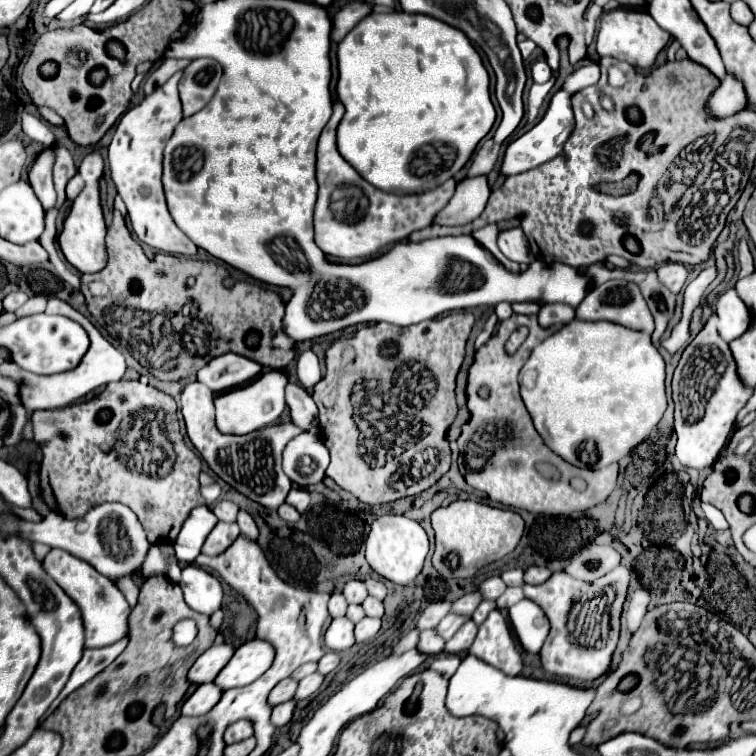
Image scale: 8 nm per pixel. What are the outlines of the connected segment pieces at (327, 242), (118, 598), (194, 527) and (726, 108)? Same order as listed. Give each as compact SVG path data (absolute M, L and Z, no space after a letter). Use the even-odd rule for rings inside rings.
M336 97L332 103L332 117L322 129L318 141L318 163L316 163L316 177L318 177L318 203L314 209L314 241L316 245L330 257L338 259L368 259L376 255L386 245L408 237L412 231L424 229L432 223L432 219L448 205L454 195L456 181L448 179L440 187L418 193L418 195L396 195L386 193L366 179L358 175L354 167L346 163L336 147L336 127L344 115L344 105ZM416 217L416 225L414 223Z
M52 549L44 557L42 565L44 565L46 573L56 579L56 583L66 591L68 597L72 597L72 601L82 611L82 621L84 621L84 629L86 629L86 647L104 647L104 645L110 645L110 643L122 639L128 633L126 619L128 619L130 609L128 609L124 595L112 581L102 577L92 565L88 565L86 561L70 555L68 551L62 551L62 549Z
M196 507L188 519L184 521L176 541L174 541L174 549L176 549L176 557L182 563L194 563L196 555L200 553L200 549L204 544L204 539L216 525L216 515L206 507Z
M726 75L722 85L710 95L710 109L714 117L726 117L732 113L738 113L746 107L746 93L740 81L732 79L732 75Z

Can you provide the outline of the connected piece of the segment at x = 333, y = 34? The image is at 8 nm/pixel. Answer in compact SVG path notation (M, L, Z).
M352 1L348 5L344 5L332 19L332 31L330 31L330 39L334 43L340 43L344 39L344 35L348 35L348 31L352 31L352 27L364 19L366 15L372 13L372 5L364 3L364 1Z

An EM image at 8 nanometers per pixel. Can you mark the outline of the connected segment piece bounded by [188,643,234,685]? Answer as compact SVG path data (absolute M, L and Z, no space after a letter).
M222 643L222 645L212 645L208 651L204 651L196 663L192 665L190 673L188 673L188 679L192 683L210 683L216 679L216 675L226 667L226 663L232 659L234 655L234 647L228 645L228 643Z

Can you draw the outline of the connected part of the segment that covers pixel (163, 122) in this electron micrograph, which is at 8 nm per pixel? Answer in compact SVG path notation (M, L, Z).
M182 71L174 73L162 87L158 87L152 95L146 95L140 105L132 107L120 119L112 143L108 147L108 167L112 183L128 209L128 217L138 239L164 253L194 257L198 247L172 221L160 183L164 143L170 139L174 127L182 119L182 105L178 97L180 77Z

